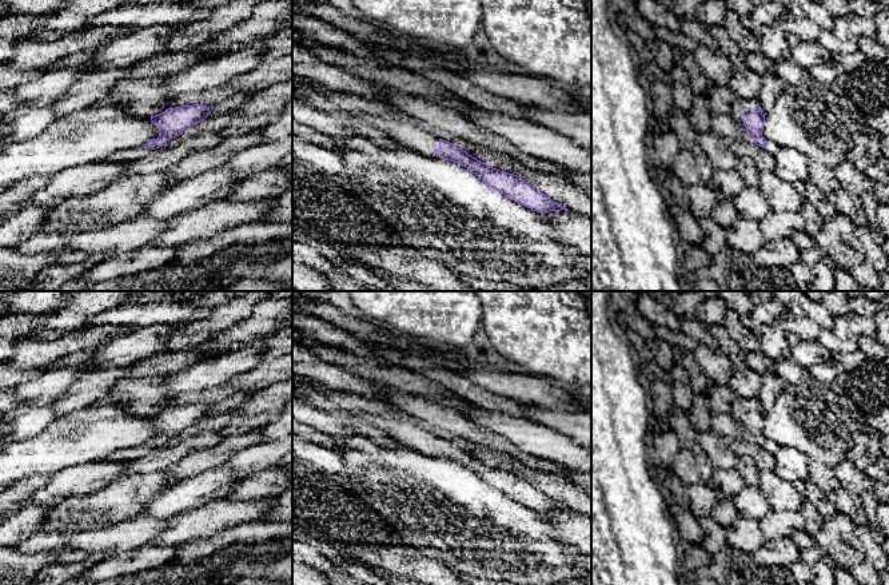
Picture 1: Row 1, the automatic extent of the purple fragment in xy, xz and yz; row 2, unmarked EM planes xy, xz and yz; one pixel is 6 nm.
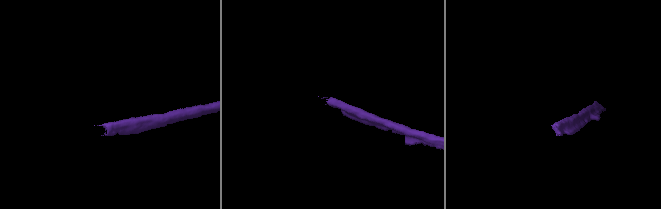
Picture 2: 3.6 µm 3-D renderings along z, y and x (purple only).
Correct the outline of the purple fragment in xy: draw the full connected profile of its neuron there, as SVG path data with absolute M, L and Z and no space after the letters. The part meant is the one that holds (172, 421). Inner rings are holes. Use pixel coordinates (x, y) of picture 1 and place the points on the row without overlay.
M202 403L182 405L168 407L164 411L151 415L152 422L158 426L160 434L154 439L148 439L141 446L116 450L108 455L109 459L135 461L147 455L152 449L167 443L168 438L179 435L183 430L192 427L210 413L210 406Z

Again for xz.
M382 415L364 417L371 426L394 438L399 445L410 447L420 454L431 457L439 455L458 462L475 473L491 488L533 510L541 513L561 509L569 510L519 475L482 462L453 442L438 438L431 430L427 429L427 426L422 423Z

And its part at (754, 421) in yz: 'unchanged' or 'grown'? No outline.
unchanged

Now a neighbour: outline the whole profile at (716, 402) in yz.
M711 386L709 393L709 406L713 413L723 413L729 409L729 405L735 399L735 394L729 387L723 386Z

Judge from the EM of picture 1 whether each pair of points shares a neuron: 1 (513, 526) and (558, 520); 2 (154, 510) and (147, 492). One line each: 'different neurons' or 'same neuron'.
1: different neurons
2: different neurons

